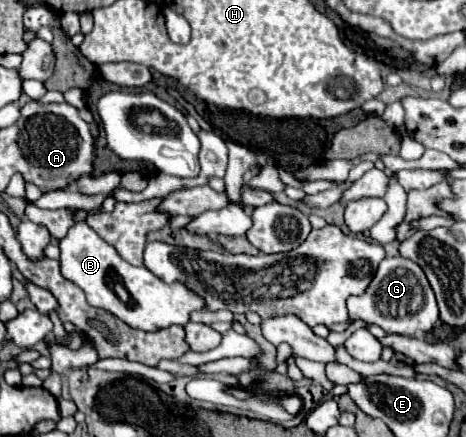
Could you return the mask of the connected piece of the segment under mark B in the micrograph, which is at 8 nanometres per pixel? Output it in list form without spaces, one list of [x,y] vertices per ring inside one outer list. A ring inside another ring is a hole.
[[[83,210],[75,212],[75,222],[77,224],[73,224],[69,228],[67,236],[59,242],[61,274],[67,280],[75,282],[87,294],[87,302],[91,306],[103,308],[103,310],[111,312],[113,316],[117,316],[119,320],[123,320],[125,324],[129,324],[131,328],[147,330],[147,332],[155,332],[155,330],[167,328],[171,324],[185,326],[189,322],[189,312],[201,310],[205,306],[203,300],[197,294],[193,294],[191,290],[187,290],[181,282],[165,284],[155,274],[151,274],[145,266],[137,268],[137,266],[131,266],[129,262],[125,262],[111,244],[107,244],[93,228],[89,228],[85,224]],[[119,284],[127,290],[129,302],[123,302],[119,298],[119,294],[115,292],[115,286],[119,286]]]

